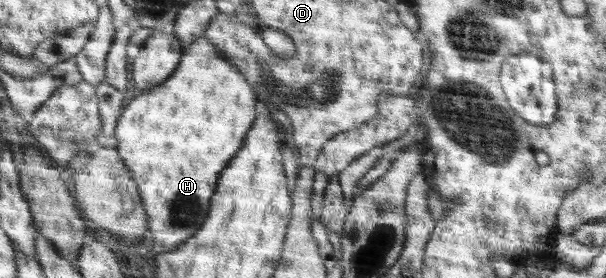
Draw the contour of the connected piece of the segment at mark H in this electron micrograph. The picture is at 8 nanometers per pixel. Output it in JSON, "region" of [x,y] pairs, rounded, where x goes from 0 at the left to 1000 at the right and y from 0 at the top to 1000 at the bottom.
{"region":[[[330,133],[323,140],[323,151],[304,165],[304,187],[299,198],[295,230],[287,252],[287,270],[277,291],[272,291],[267,306],[254,320],[238,327],[238,335],[226,331],[224,349],[213,371],[211,385],[200,396],[196,410],[200,424],[193,457],[195,532],[200,543],[201,572],[206,576],[206,590],[213,601],[215,615],[219,615],[223,655],[231,658],[241,759],[248,759],[248,824],[251,824],[251,842],[256,856],[252,906],[257,917],[287,906],[325,842],[332,813],[337,809],[338,788],[345,770],[348,709],[358,687],[360,640],[371,612],[371,601],[378,594],[378,583],[389,565],[398,525],[403,522],[406,482],[416,464],[417,442],[424,428],[422,356],[419,356],[419,335],[416,335],[416,309],[403,259],[394,255],[389,230],[373,219],[370,183],[365,183],[360,169],[353,169],[347,144]]]}

